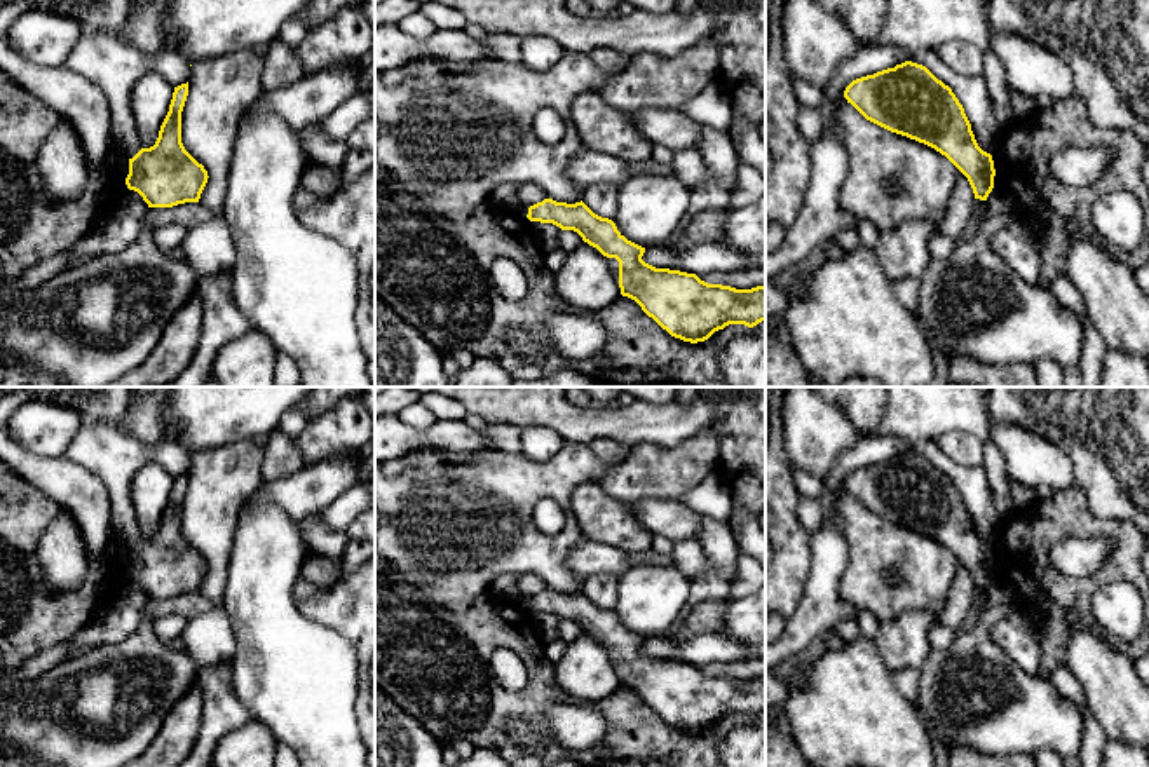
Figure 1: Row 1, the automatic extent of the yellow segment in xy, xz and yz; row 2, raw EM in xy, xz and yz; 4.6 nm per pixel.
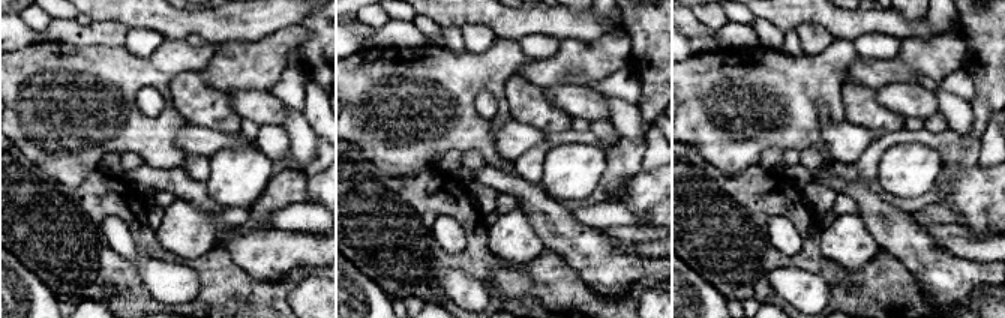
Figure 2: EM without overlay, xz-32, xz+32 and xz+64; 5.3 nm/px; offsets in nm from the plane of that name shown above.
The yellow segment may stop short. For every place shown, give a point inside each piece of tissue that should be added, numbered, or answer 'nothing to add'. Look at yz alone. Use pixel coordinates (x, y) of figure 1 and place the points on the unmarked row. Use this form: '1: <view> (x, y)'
nothing to add

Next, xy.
nothing to add

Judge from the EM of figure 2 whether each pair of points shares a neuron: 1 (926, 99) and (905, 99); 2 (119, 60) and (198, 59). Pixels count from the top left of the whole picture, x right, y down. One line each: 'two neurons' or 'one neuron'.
1: one neuron
2: one neuron

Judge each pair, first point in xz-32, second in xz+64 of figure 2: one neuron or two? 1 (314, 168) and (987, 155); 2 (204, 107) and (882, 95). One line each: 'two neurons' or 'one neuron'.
1: one neuron
2: two neurons

